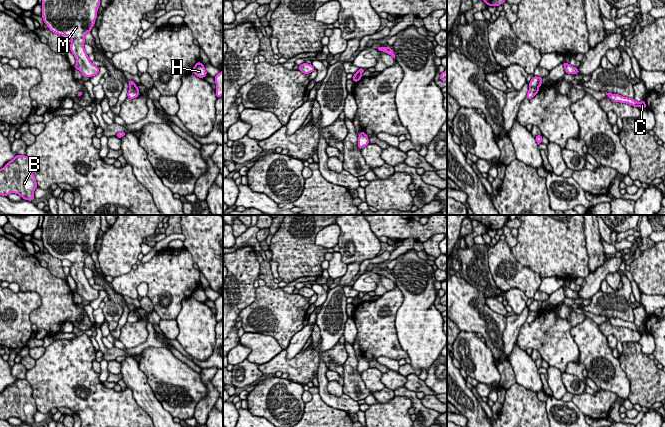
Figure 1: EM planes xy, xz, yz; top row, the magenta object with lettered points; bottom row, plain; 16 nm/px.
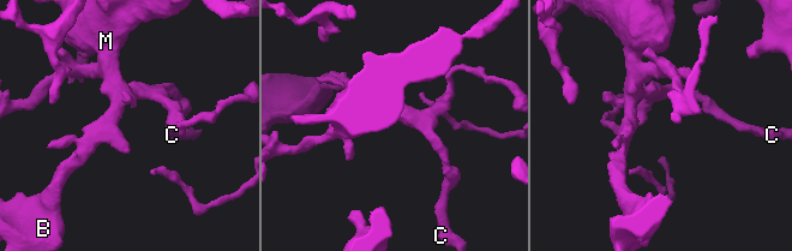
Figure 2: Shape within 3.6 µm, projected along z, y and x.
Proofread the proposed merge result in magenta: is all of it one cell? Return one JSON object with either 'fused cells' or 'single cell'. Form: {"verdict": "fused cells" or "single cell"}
{"verdict": "fused cells"}

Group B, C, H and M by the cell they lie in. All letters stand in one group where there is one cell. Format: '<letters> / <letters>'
B C M / H

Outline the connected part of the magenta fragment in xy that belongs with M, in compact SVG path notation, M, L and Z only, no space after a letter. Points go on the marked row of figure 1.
M42 0L42 18L48 29L72 39L70 51L83 77L99 73L99 67L88 58L84 49L85 35L91 31L97 18L100 0Z

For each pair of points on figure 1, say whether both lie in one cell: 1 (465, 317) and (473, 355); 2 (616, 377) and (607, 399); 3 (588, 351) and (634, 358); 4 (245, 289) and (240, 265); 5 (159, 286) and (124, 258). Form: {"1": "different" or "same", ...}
{"1": "different", "2": "different", "3": "different", "4": "same", "5": "different"}

